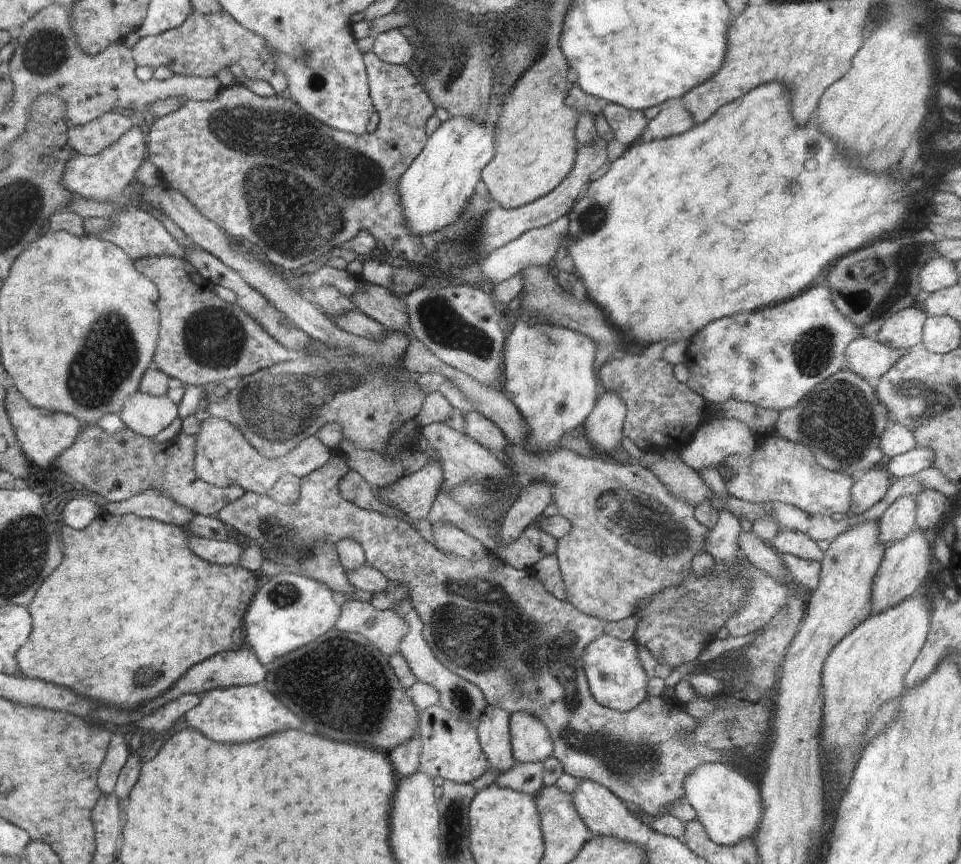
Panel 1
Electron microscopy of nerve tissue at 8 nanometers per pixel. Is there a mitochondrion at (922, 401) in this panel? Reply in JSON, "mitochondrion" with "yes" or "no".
{"mitochondrion":"yes"}

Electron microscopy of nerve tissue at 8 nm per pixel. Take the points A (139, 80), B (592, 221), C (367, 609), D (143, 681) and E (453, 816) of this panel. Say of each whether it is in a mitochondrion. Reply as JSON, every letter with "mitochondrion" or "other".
{"A":"other","B":"mitochondrion","C":"other","D":"mitochondrion","E":"mitochondrion"}

